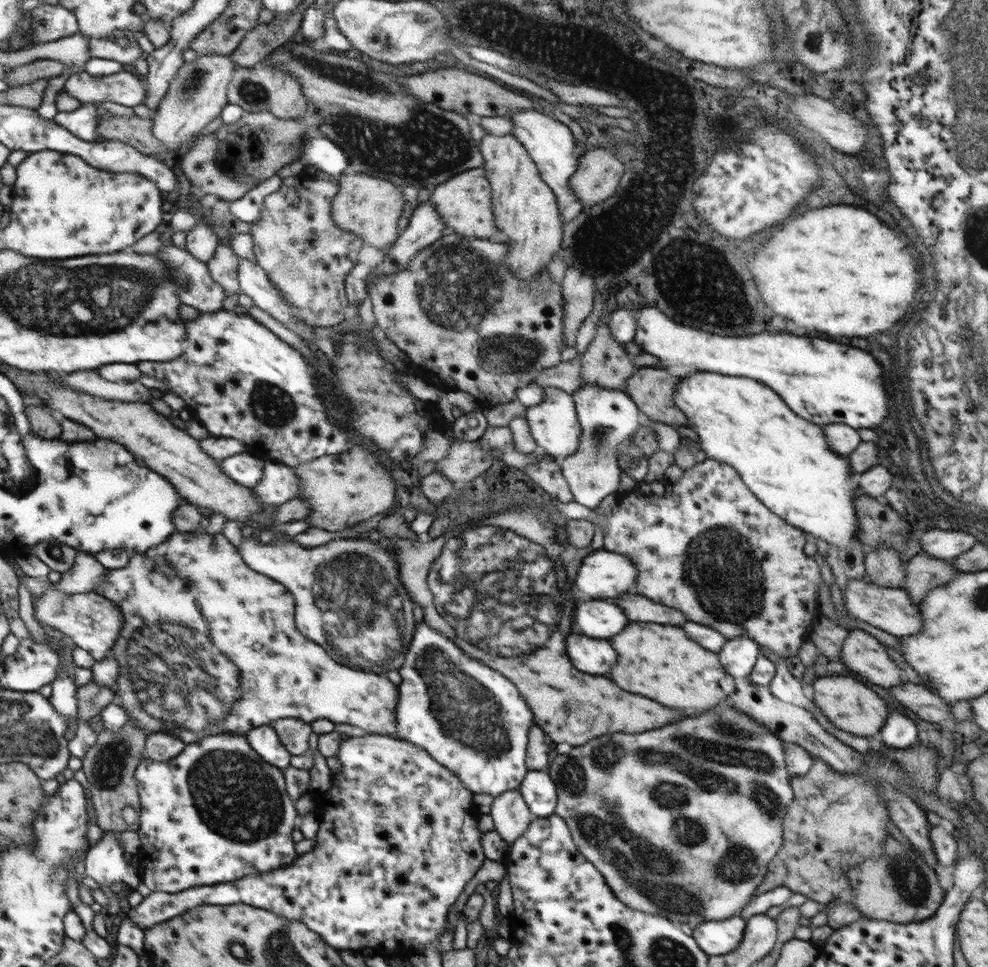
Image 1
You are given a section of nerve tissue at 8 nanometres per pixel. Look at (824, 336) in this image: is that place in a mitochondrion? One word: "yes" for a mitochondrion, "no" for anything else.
no

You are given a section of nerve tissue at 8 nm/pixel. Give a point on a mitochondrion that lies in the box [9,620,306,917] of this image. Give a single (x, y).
(234, 796)

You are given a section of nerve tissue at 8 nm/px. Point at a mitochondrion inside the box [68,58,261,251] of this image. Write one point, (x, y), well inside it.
(194, 82)

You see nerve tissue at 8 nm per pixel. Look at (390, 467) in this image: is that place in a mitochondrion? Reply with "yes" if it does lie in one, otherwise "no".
no

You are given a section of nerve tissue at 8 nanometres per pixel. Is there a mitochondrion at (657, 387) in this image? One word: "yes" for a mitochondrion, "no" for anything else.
no

